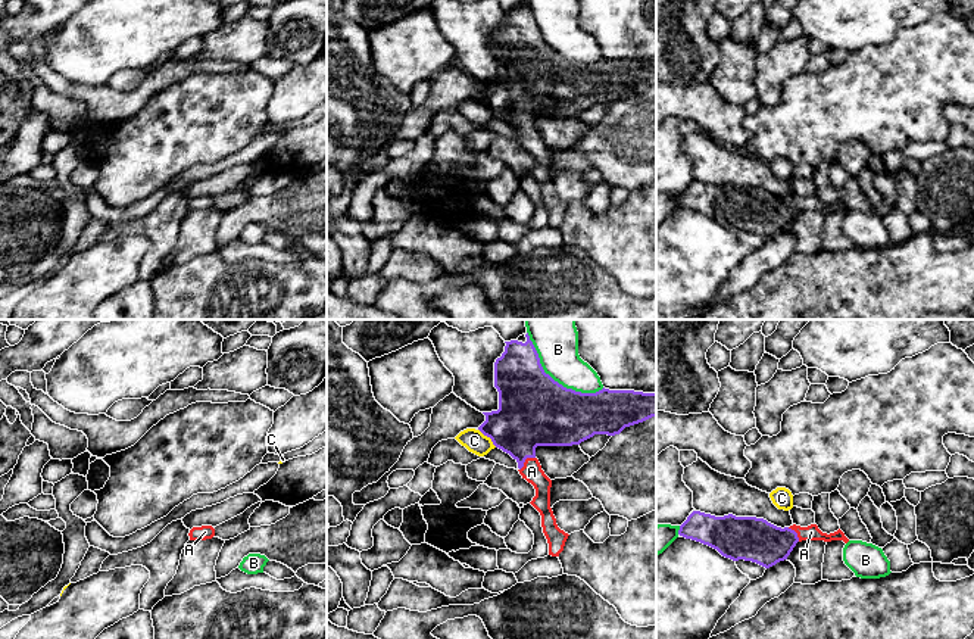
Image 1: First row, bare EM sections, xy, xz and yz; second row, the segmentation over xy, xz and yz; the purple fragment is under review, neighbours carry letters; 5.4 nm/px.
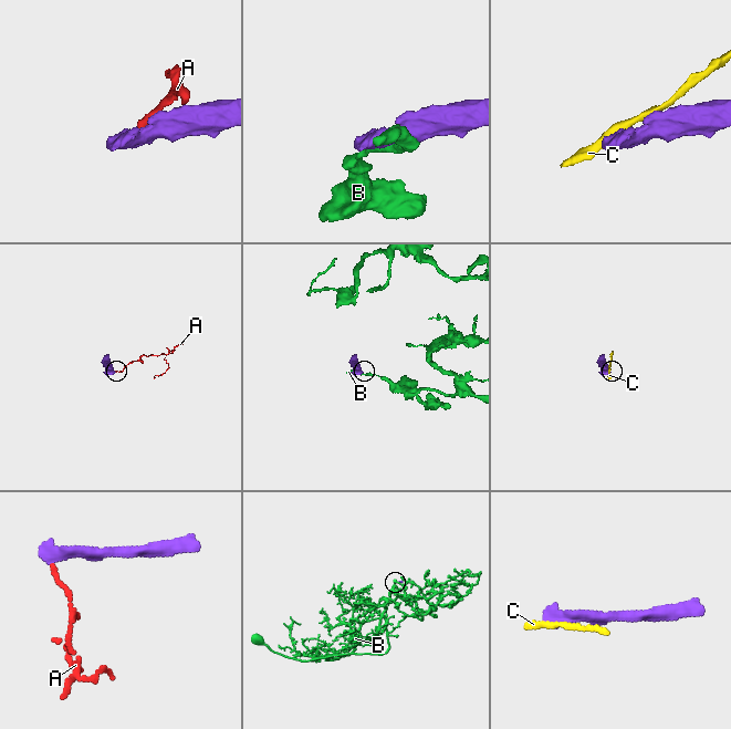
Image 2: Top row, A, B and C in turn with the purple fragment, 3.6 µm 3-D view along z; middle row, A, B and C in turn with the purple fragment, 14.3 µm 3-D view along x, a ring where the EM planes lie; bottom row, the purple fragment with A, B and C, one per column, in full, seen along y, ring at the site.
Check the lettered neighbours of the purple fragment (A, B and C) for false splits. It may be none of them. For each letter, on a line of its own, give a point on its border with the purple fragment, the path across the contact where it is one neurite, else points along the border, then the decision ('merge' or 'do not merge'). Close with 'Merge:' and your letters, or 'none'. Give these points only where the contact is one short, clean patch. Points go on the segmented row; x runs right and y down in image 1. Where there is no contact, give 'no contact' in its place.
A: meets purple in xz at (524, 461); runs through xz (528, 415), (524, 426), (524, 461), (531, 471); merge
B: meets purple in xz at (553, 380); do not merge
C: meets purple in xz at (489, 436); border along xz (478, 429), (496, 446); do not merge
Merge: A

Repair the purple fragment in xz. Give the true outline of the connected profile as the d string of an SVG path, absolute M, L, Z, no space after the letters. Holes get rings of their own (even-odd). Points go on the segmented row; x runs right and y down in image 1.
M528 333L505 343L505 352L494 362L494 387L499 392L499 409L483 412L486 421L478 430L490 437L496 448L509 453L518 462L518 471L522 479L534 486L536 496L530 504L541 515L549 555L559 557L569 534L556 524L550 508L552 480L541 470L536 458L536 448L572 446L594 434L619 434L625 427L656 417L656 393L609 390L605 387L596 393L575 392L564 387L544 373Z

